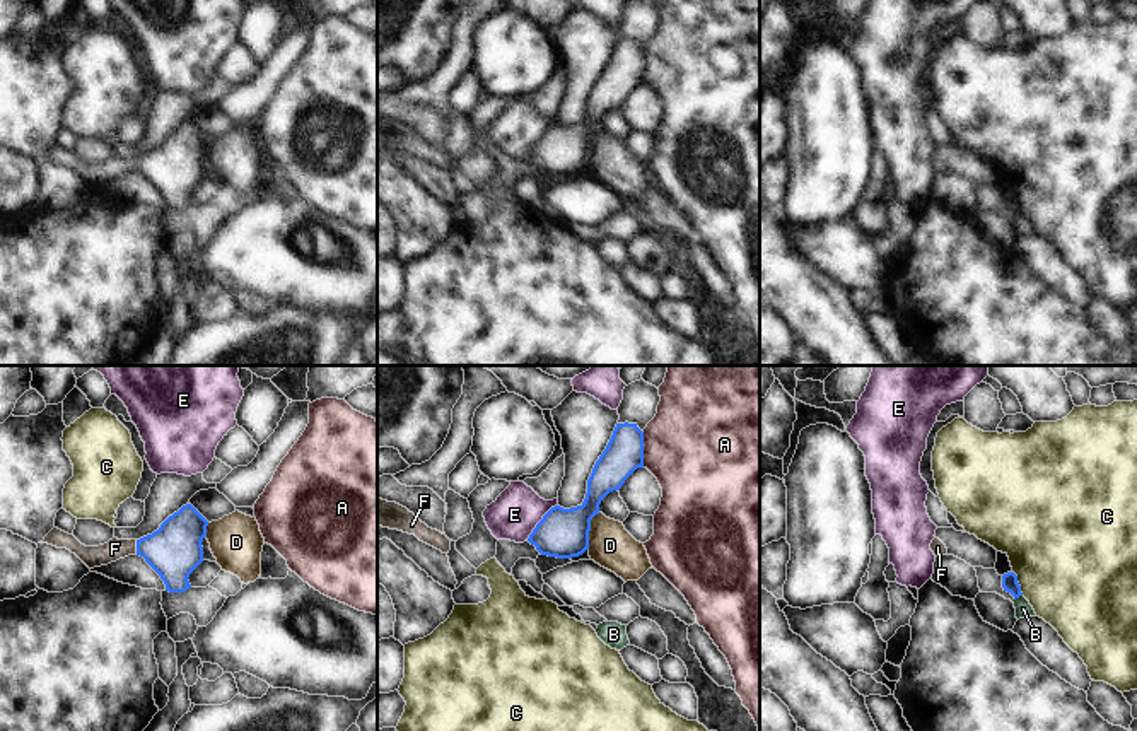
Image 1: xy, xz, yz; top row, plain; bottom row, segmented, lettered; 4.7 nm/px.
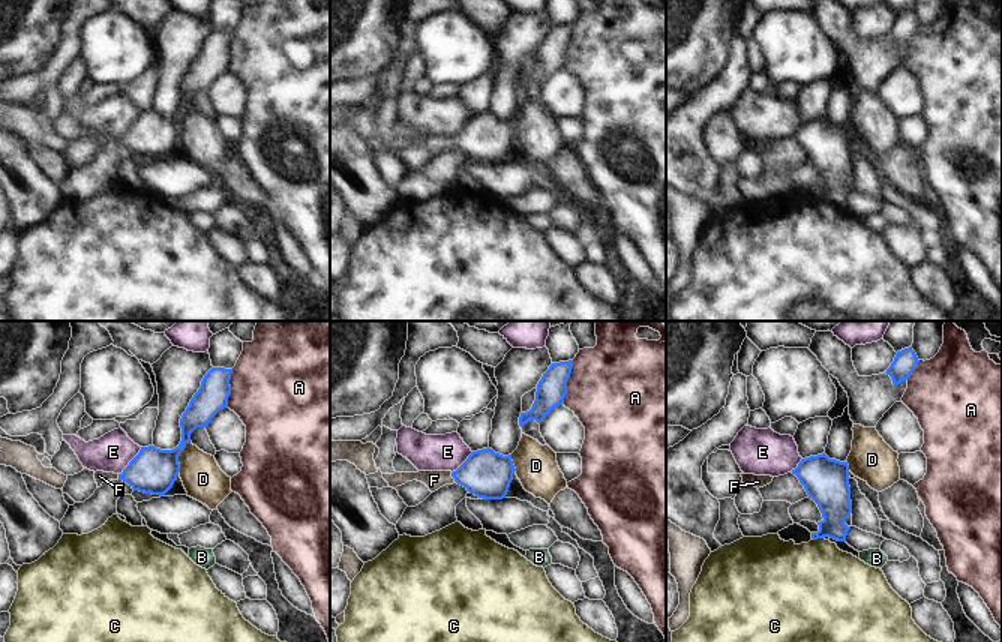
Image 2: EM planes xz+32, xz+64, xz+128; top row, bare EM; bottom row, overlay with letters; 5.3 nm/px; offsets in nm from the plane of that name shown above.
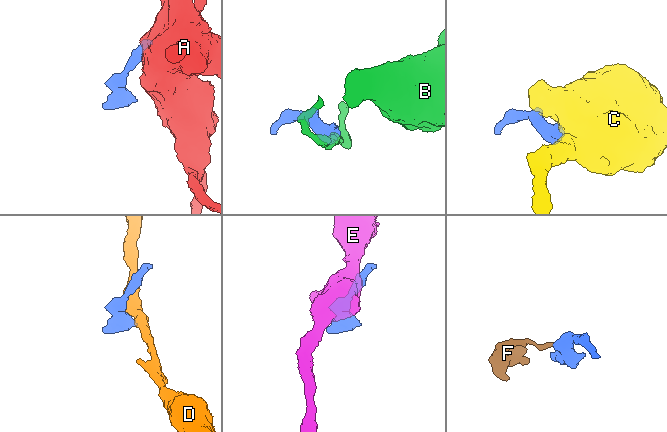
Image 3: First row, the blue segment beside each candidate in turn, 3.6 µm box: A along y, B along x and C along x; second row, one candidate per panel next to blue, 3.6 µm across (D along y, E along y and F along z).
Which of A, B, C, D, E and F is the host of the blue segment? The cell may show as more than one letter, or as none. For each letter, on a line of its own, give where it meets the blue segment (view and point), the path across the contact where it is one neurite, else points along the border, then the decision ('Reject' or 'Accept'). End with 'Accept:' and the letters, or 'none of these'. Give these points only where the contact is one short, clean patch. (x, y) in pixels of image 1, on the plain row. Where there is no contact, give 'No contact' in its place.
A: Touches blue at xz (642, 67). Boundary: xz (642, 50), (644, 84). Reject
B: Touches blue at yz (1018, 214). Boundary: yz (1021, 212), (1014, 217). Reject
C: Touches blue at yz (1018, 200). Boundary: yz (1013, 188), (1023, 212). Reject
D: Touches blue at xz (589, 147). Boundary: xz (600, 130), (591, 137), (588, 166). Reject
E: Touches blue at xz (540, 139). Reject
F: Touches blue at xy (137, 164). Path across: xy (174, 168), (137, 164), (115, 166). Accept
Accept: F

